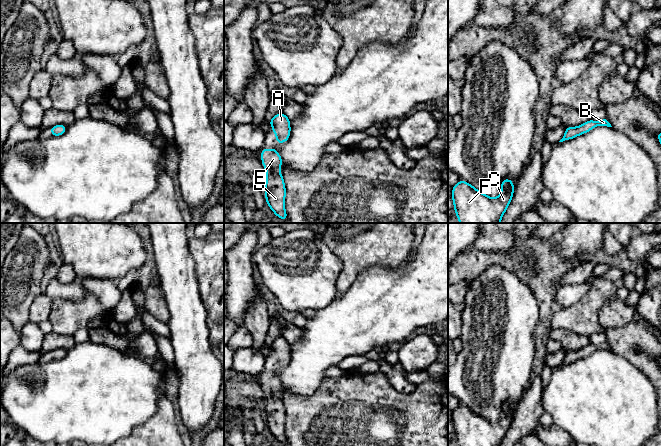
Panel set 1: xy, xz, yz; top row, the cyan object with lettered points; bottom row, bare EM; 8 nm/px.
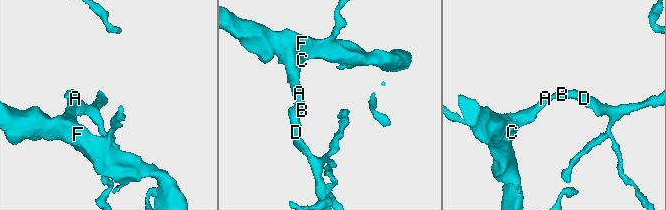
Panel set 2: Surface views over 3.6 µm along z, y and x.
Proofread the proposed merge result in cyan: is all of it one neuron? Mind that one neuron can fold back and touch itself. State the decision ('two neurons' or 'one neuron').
one neuron

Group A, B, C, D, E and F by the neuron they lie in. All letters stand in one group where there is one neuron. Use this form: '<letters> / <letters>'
A B C D E F

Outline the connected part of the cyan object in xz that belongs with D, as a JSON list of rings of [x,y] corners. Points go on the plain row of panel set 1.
[[[264,372],[261,374],[261,383],[267,396],[267,405],[264,411],[266,427],[276,440],[282,444],[288,444],[285,436],[286,413],[280,397],[282,382],[275,372]]]

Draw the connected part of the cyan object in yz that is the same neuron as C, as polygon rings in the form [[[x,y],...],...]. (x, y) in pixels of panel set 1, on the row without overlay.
[[[503,403],[501,411],[500,419],[493,423],[459,404],[452,412],[454,435],[459,446],[501,446],[515,413],[511,403]]]

